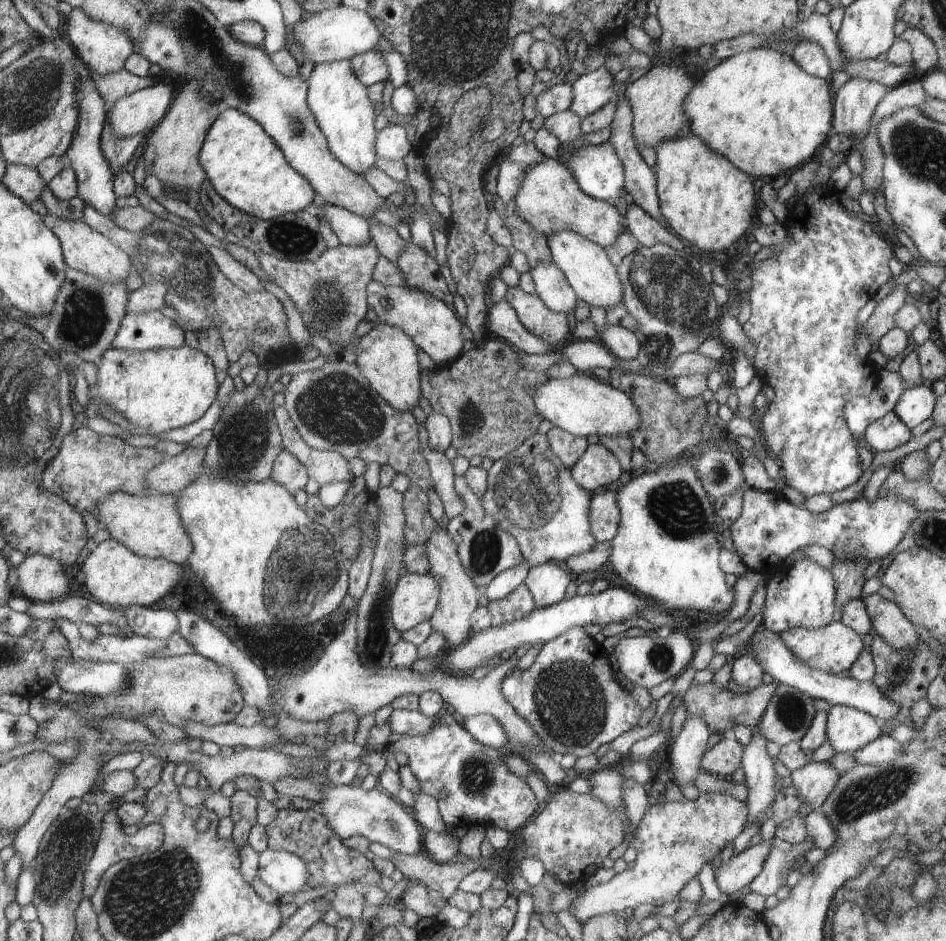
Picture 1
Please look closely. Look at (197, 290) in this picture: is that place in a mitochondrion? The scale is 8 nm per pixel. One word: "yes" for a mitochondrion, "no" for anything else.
yes

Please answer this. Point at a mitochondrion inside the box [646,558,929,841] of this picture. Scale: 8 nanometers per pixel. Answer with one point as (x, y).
(867, 794)

